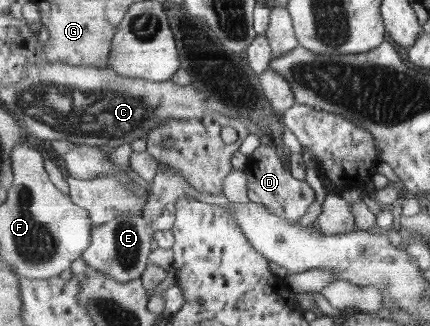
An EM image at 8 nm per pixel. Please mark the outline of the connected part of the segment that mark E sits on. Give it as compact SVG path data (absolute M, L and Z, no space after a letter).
M120 214L113 221L94 227L91 245L83 254L83 259L89 269L103 272L121 283L139 279L150 261L155 233L157 230L143 215Z

